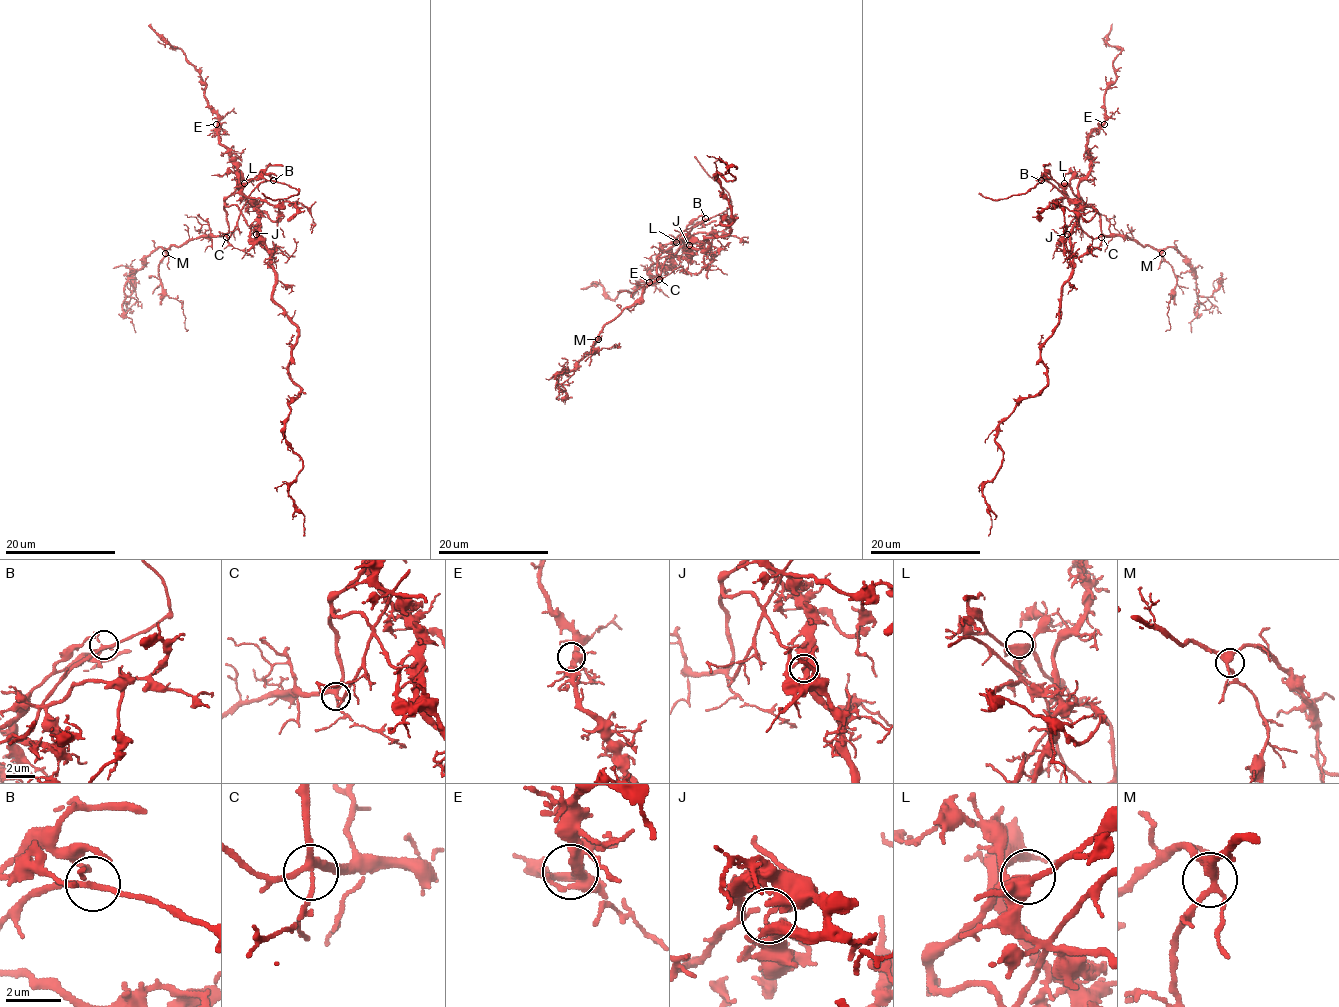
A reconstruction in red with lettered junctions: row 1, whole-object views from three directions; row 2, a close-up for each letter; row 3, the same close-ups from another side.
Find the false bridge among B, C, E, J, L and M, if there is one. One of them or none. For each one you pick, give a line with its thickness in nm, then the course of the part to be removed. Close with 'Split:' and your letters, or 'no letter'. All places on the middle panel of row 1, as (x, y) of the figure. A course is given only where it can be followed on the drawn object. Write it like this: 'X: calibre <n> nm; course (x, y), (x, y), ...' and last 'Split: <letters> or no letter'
J: calibre 320 nm; course (689, 244), (705, 250), (730, 232), (716, 177), (734, 178), (721, 160), (737, 166)
Split: J

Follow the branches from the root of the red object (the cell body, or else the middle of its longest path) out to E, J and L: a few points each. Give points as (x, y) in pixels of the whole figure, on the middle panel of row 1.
E: (707, 247), (705, 250), (690, 248), (688, 257), (671, 255), (671, 266), (653, 264), (649, 282)
J: (707, 247), (697, 250), (690, 248), (689, 244)
L: (707, 247), (705, 250), (690, 248), (688, 257), (676, 242)

